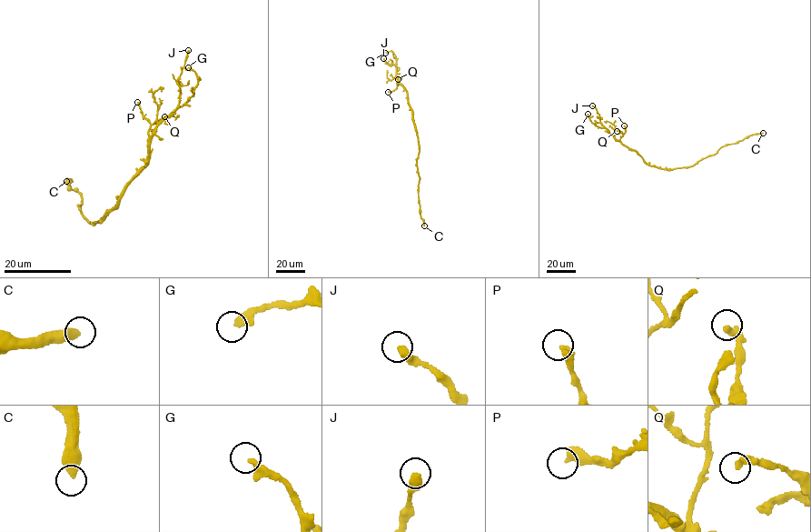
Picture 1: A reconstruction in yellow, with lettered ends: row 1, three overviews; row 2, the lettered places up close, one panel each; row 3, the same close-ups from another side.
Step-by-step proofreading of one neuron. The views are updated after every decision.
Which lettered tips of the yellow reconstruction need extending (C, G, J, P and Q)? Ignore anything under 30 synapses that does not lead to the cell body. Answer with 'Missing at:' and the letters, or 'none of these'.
Missing at: none of these

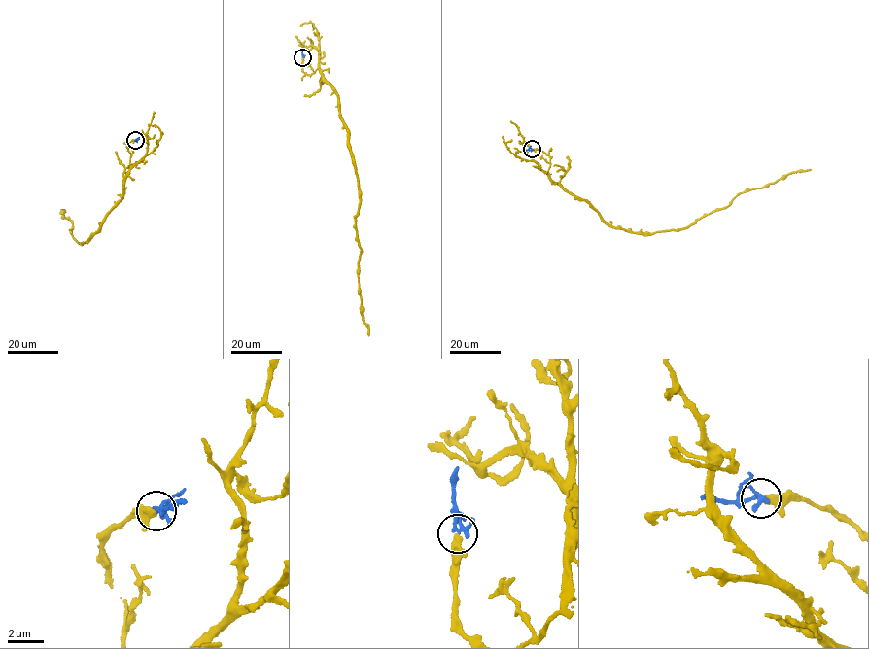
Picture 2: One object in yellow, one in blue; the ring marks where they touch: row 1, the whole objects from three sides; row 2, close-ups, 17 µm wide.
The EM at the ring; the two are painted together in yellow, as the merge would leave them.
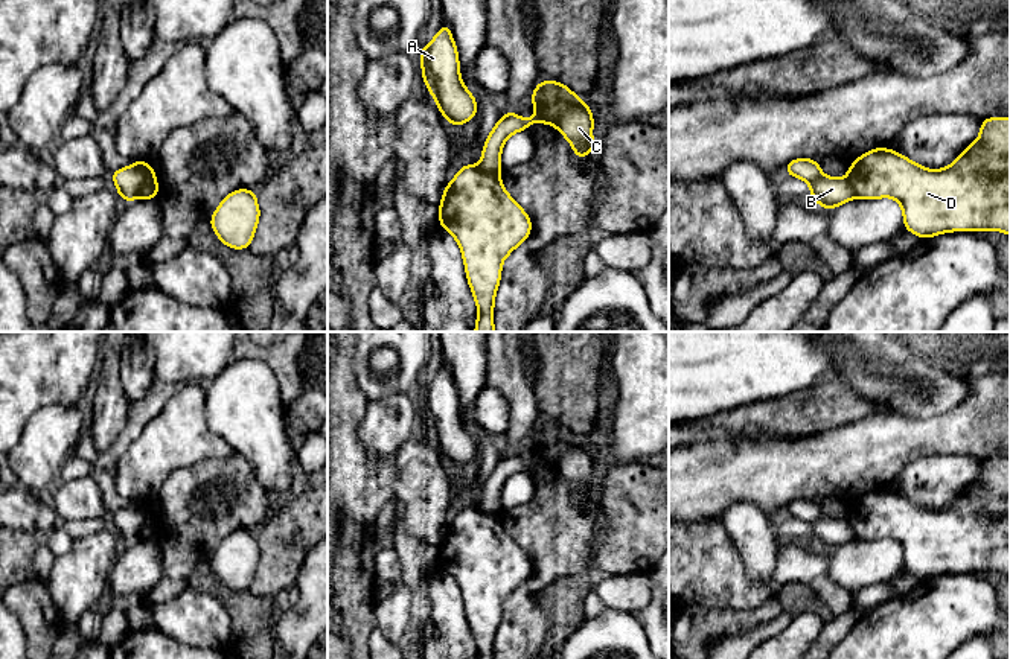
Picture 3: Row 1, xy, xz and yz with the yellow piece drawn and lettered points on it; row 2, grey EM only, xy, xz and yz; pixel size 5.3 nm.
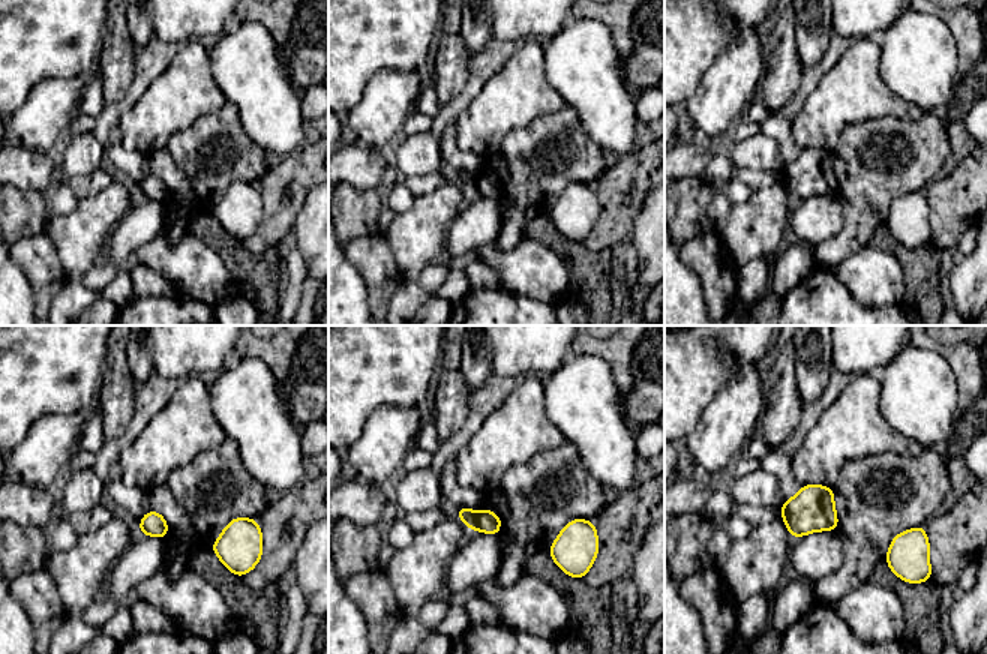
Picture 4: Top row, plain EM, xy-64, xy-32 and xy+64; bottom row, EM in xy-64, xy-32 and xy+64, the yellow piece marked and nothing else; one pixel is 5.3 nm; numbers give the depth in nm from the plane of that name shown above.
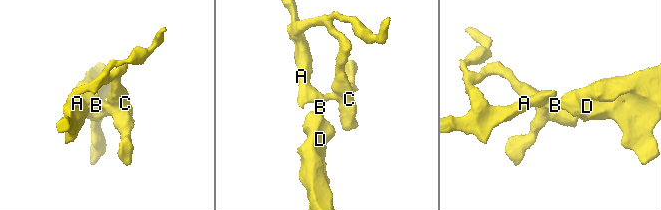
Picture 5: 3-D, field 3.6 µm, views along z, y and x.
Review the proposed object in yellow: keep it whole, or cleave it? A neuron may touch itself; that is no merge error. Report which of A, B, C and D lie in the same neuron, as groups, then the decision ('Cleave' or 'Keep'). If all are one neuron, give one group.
Groups: A B C / D. Cleave

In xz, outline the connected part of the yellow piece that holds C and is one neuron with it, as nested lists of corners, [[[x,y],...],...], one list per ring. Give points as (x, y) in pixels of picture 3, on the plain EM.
[[[539,422],[529,443],[536,447],[532,460],[506,452],[495,464],[483,487],[478,507],[481,511],[500,516],[504,482],[512,475],[526,472],[538,463],[555,466],[573,487],[576,499],[583,499],[597,490],[593,484],[593,454],[585,441],[577,438],[565,425]]]

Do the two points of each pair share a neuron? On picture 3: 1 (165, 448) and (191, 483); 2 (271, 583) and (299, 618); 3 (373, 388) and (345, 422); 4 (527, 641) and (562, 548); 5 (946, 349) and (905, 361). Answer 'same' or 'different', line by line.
1: different
2: different
3: different
4: same
5: different

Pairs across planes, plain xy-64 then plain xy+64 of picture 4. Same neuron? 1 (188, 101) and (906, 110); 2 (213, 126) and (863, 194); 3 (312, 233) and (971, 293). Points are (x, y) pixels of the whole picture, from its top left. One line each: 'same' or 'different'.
1: same
2: same
3: same

